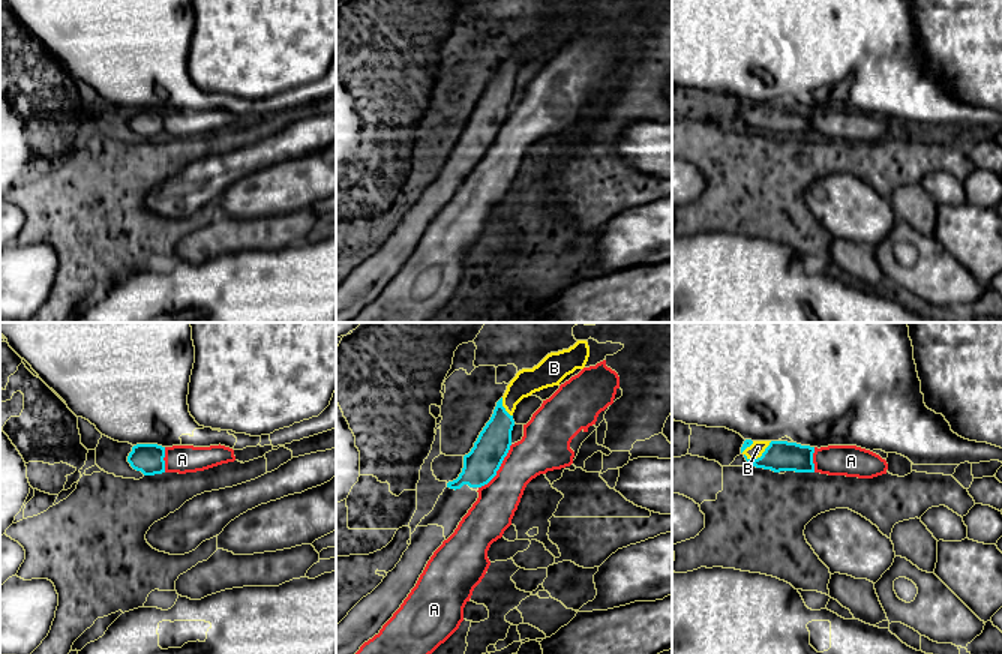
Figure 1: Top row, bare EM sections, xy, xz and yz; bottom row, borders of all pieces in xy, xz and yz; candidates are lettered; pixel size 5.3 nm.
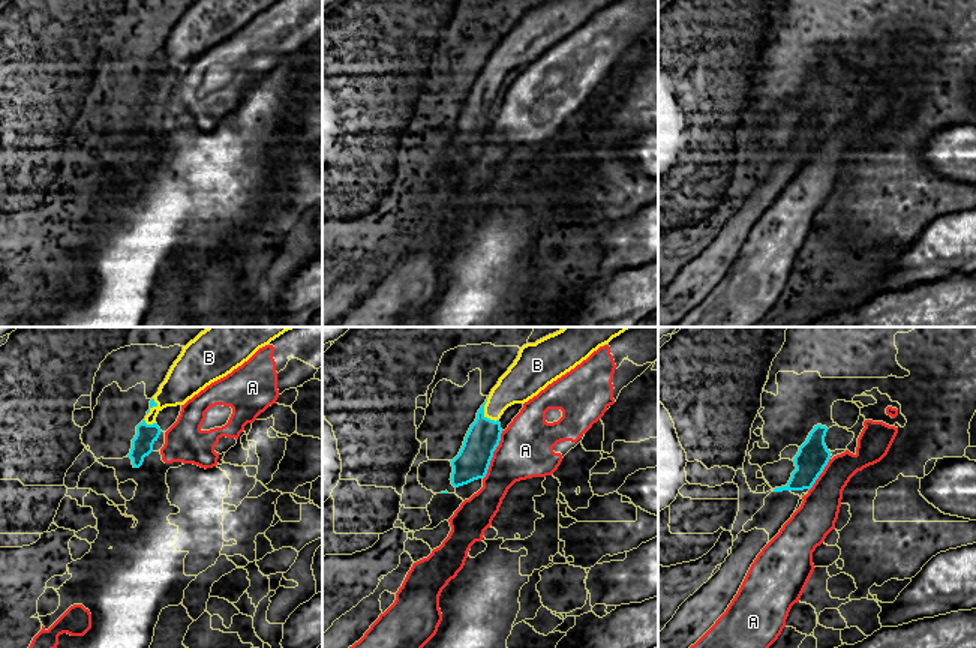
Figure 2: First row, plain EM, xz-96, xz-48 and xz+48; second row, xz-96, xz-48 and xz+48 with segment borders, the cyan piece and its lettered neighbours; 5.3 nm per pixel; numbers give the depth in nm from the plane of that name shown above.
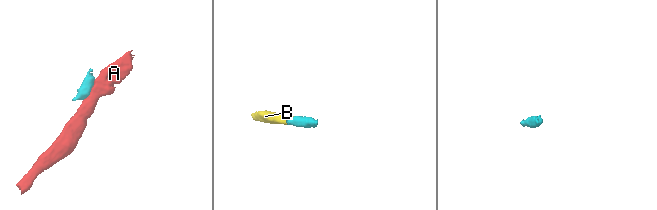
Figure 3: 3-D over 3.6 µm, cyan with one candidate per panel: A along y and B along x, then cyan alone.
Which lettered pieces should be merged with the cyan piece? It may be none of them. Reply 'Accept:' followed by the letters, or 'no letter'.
Accept: B

